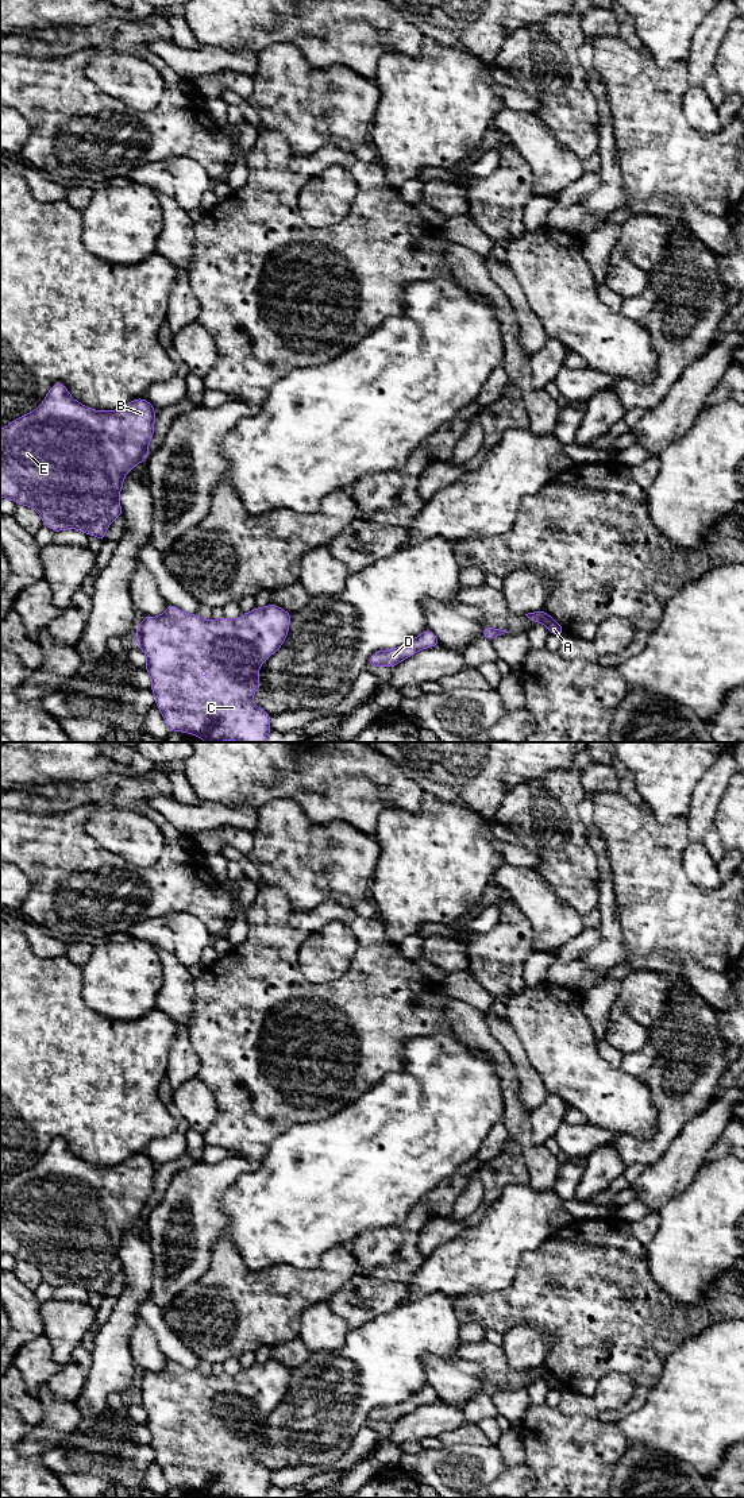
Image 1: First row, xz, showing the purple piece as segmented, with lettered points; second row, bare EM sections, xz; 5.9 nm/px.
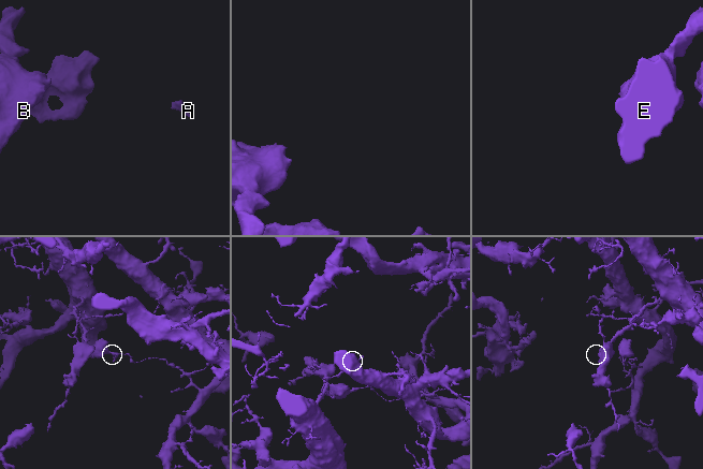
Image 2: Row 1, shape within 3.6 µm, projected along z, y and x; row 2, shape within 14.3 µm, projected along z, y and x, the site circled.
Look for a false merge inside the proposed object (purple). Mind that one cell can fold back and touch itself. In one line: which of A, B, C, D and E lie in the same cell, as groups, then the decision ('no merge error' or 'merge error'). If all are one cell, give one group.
A B E / C D; merge error

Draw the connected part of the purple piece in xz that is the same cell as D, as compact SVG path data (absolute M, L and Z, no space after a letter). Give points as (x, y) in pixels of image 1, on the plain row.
M425 1385L421 1390L419 1390L416 1394L409 1395L405 1401L374 1408L367 1416L367 1422L377 1421L393 1424L398 1418L416 1410L417 1408L439 1401L440 1398L435 1389L429 1385Z

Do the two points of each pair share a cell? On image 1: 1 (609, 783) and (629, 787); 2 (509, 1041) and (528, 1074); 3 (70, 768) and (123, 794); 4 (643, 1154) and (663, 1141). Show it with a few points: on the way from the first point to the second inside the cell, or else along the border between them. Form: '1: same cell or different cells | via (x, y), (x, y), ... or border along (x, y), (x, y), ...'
1: different cells | border along (609, 765), (619, 778), (617, 791)
2: same cell | via (513, 1049), (523, 1066)
3: different cells | border along (124, 776), (105, 775), (85, 780), (61, 779)
4: same cell | via (648, 1151), (658, 1145)

